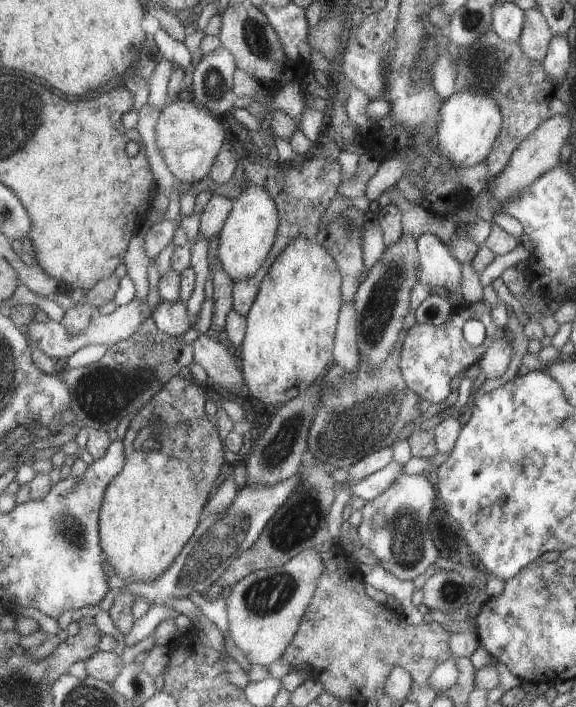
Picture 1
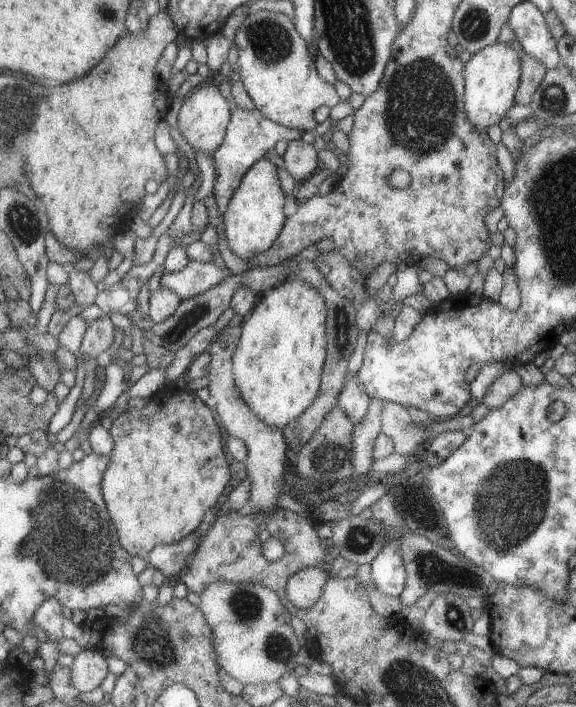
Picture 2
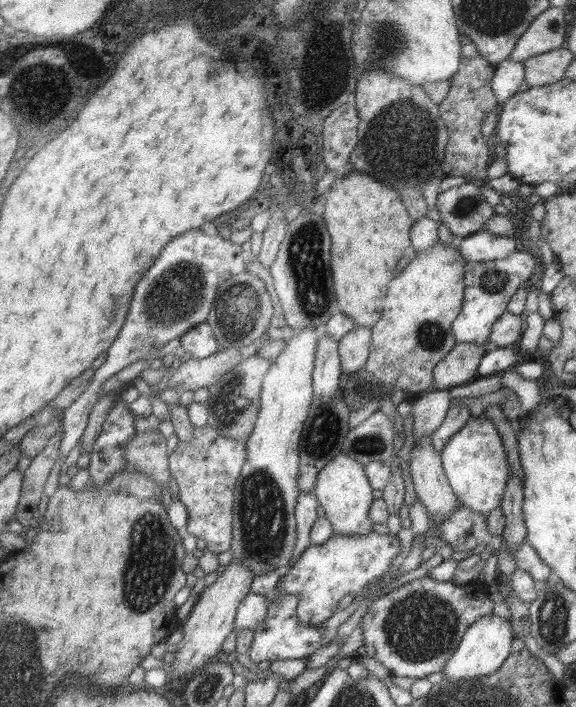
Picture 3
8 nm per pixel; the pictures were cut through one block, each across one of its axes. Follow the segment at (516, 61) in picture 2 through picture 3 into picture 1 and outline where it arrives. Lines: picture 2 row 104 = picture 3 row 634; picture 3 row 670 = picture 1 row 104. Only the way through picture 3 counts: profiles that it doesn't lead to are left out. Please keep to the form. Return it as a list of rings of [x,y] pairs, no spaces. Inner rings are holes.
[[[468,87],[455,89],[438,110],[438,121],[434,132],[436,148],[456,168],[475,166],[483,162],[501,126],[501,115],[494,100],[485,94],[469,92]]]

